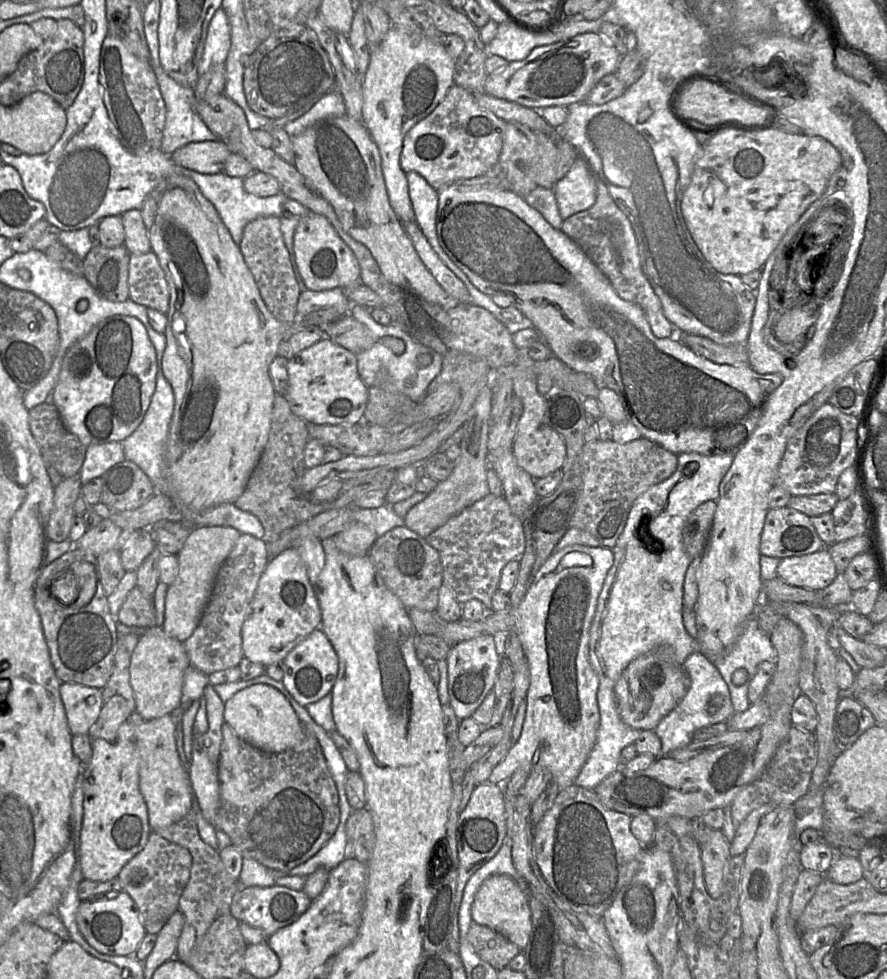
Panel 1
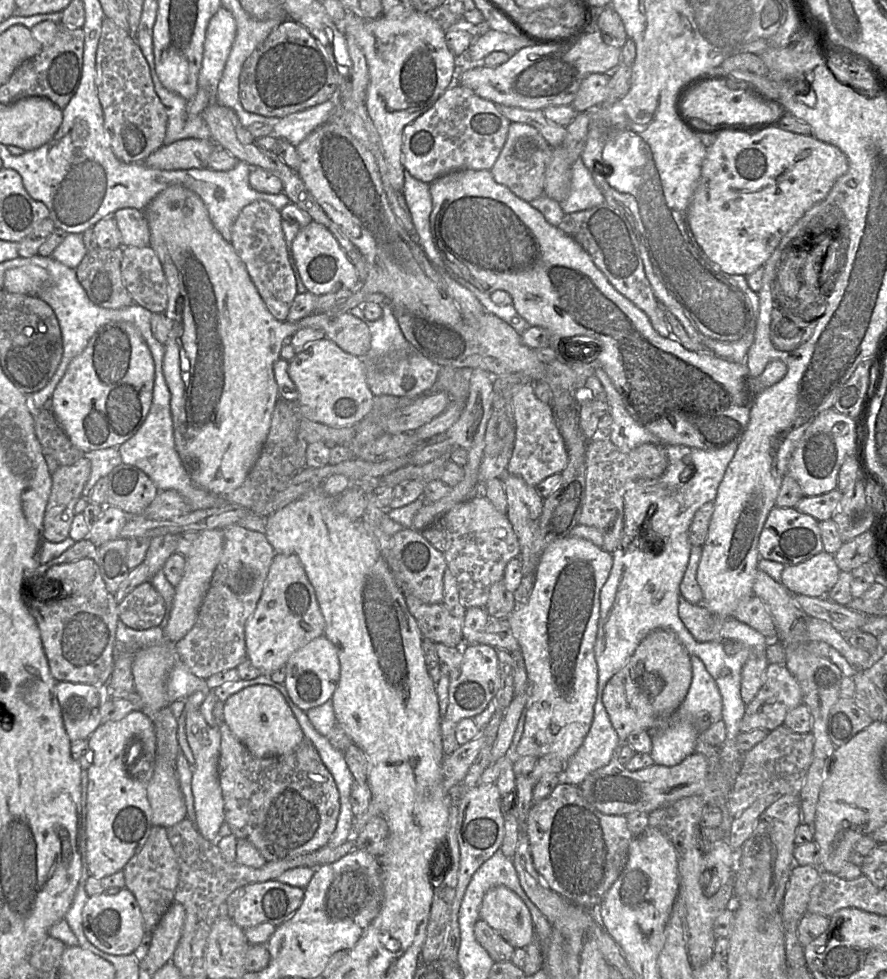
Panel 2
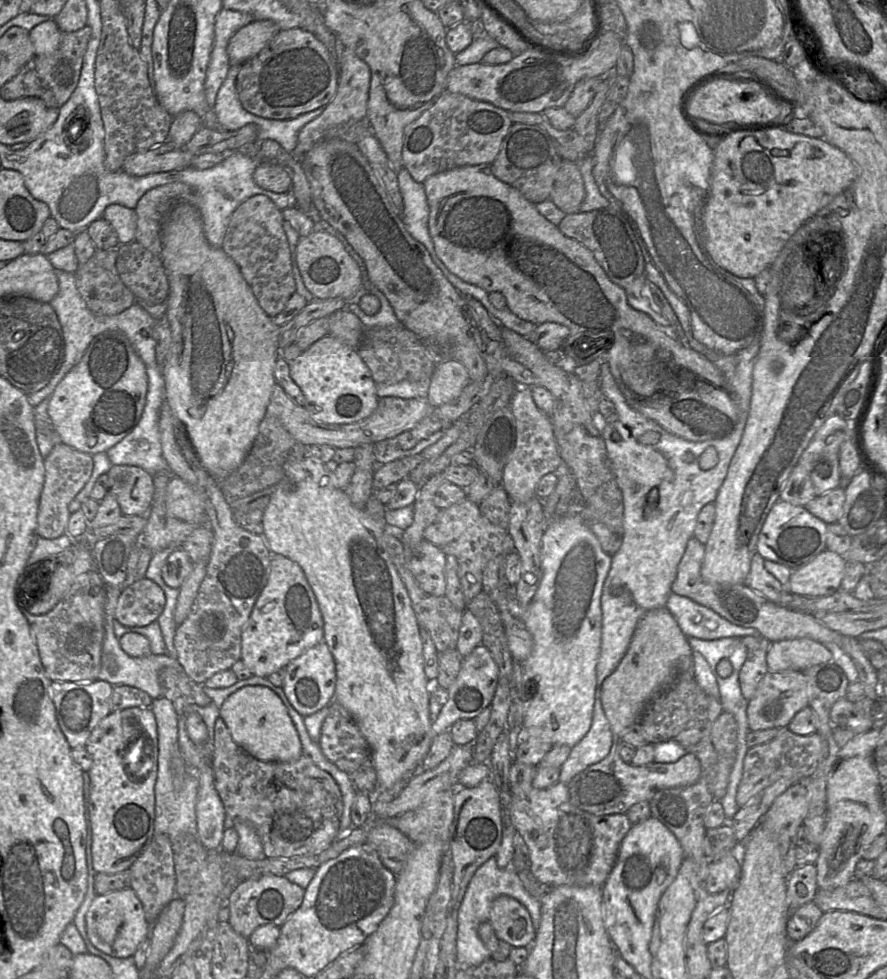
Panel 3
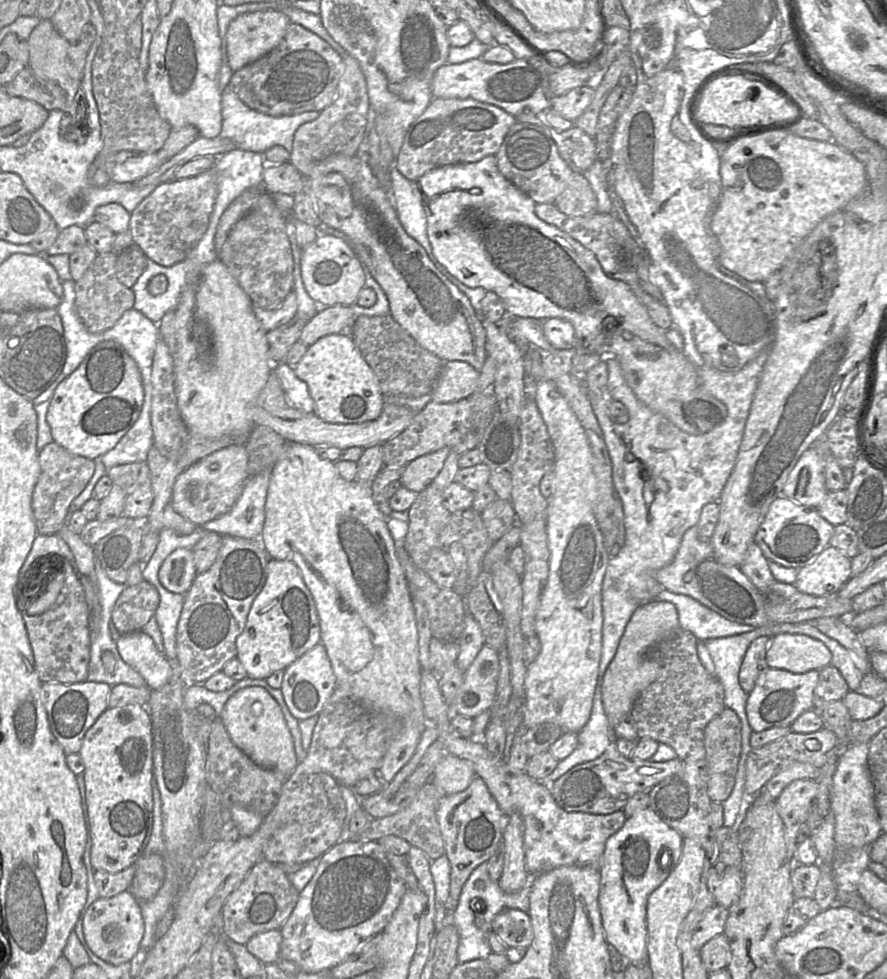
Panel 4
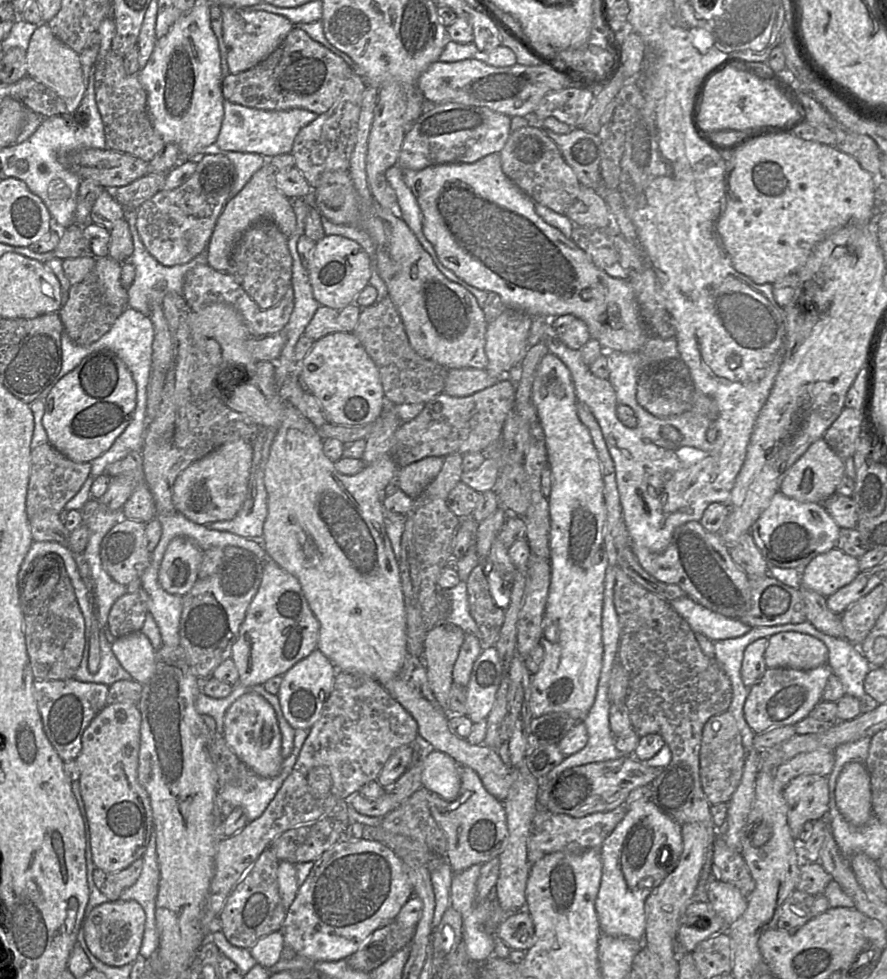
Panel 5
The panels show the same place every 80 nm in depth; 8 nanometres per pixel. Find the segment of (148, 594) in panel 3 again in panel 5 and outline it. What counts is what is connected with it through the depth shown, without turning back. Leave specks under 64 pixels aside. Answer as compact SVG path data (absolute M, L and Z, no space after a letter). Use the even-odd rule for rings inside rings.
M143 588L134 593L125 593L110 610L108 627L117 638L140 632L148 613L148 595Z

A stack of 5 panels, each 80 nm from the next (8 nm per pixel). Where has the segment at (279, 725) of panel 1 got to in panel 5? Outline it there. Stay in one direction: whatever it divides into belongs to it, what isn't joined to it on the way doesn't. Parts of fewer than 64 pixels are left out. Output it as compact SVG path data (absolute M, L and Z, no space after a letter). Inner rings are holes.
M246 693L226 710L223 736L229 748L253 772L262 777L280 773L284 758L281 755L282 736L273 707L260 695Z

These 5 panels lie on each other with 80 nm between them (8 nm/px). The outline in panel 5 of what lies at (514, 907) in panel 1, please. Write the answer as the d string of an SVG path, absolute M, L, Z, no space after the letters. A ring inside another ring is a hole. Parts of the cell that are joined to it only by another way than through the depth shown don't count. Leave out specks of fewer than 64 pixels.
M520 910L508 914L498 926L496 937L505 942L512 950L529 950L536 942L534 924L530 913L527 910Z

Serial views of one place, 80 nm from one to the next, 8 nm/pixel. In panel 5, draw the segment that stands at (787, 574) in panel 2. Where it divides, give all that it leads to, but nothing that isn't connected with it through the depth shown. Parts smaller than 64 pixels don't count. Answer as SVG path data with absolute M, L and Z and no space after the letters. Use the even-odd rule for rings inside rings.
M835 547L816 556L801 569L801 583L828 597L851 583L860 572L859 558Z

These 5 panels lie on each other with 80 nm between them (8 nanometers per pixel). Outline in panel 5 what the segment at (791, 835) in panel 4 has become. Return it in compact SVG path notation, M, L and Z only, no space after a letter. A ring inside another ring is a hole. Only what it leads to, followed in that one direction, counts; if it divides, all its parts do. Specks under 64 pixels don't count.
M815 774L799 775L784 787L783 796L788 806L788 825L798 843L799 834L807 821L815 821L827 815L828 778Z

